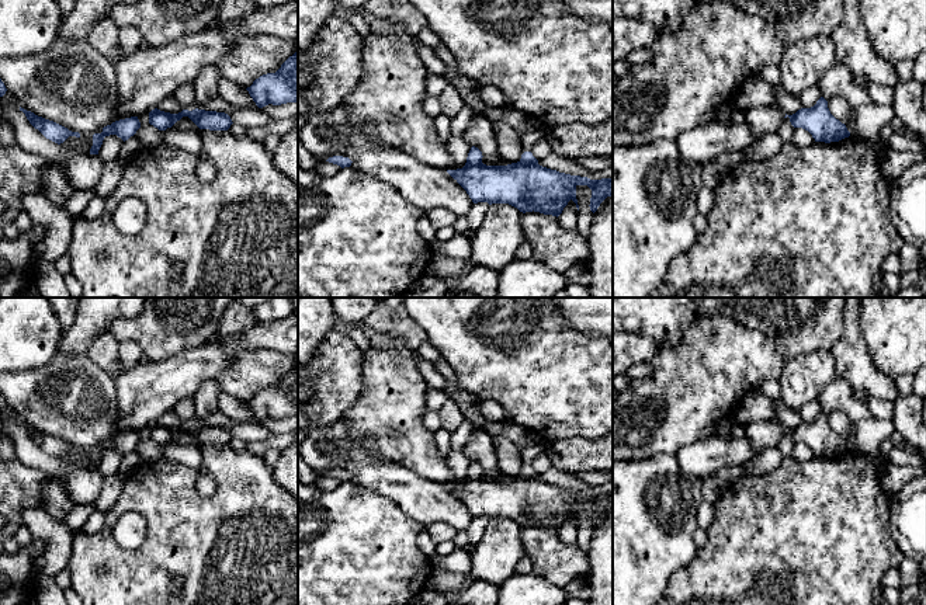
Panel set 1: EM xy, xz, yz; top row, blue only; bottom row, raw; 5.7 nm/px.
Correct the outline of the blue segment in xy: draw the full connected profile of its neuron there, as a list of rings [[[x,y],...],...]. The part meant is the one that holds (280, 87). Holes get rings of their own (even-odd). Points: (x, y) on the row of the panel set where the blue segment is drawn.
[[[298,52],[289,56],[275,73],[267,73],[246,88],[259,108],[268,104],[298,104]]]

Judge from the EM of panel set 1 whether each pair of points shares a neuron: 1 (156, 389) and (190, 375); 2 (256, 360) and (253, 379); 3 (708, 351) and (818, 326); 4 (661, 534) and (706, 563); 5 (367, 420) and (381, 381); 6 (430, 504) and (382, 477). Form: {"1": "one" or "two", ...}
{"1": "one", "2": "one", "3": "two", "4": "two", "5": "one", "6": "one"}

